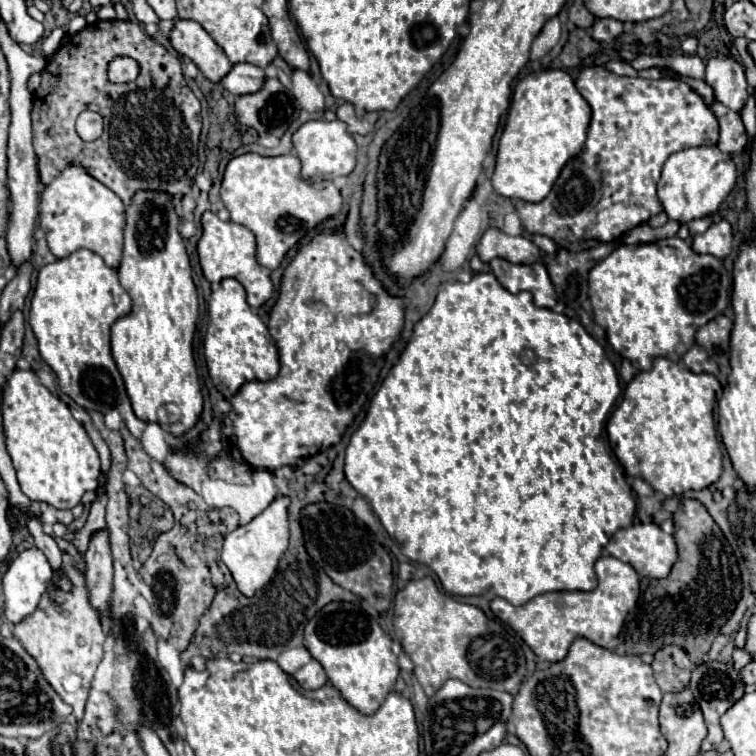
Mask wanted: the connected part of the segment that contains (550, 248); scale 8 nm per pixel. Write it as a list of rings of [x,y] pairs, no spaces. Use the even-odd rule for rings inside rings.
[[[533,235],[531,241],[533,241],[541,251],[545,251],[545,253],[549,253],[549,255],[557,253],[557,245],[555,245],[555,241],[549,239],[549,237],[545,237],[545,235]]]

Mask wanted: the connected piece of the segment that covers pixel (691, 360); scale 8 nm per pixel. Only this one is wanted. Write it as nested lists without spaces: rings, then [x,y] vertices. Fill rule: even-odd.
[[[693,345],[685,355],[683,355],[683,363],[687,369],[691,369],[693,373],[703,373],[703,363],[709,359],[707,351],[699,345]]]

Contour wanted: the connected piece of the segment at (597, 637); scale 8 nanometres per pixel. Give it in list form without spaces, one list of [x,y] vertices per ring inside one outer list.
[[[611,555],[599,557],[595,563],[595,569],[597,569],[599,585],[593,591],[543,593],[519,607],[511,605],[509,601],[501,597],[495,597],[491,601],[491,611],[499,619],[503,619],[507,625],[511,625],[539,659],[545,659],[549,663],[563,661],[563,657],[567,657],[571,643],[577,637],[585,637],[599,647],[607,647],[609,641],[621,633],[627,613],[637,603],[639,575],[635,573],[635,569],[631,569],[631,565]]]

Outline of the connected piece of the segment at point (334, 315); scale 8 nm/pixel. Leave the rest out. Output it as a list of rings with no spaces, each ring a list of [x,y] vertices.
[[[319,233],[317,237],[313,237],[307,245],[303,245],[295,259],[287,265],[285,273],[283,273],[283,283],[281,283],[281,295],[275,303],[275,307],[271,309],[271,317],[269,317],[269,333],[271,337],[277,341],[277,347],[281,351],[281,369],[279,369],[279,375],[271,381],[249,381],[245,383],[231,399],[231,407],[235,411],[235,449],[239,451],[239,455],[243,457],[243,461],[247,461],[251,467],[255,469],[265,469],[265,471],[277,471],[283,467],[283,455],[289,457],[289,459],[303,459],[303,457],[311,457],[315,453],[321,451],[323,447],[323,441],[325,441],[325,435],[327,431],[331,431],[331,445],[339,443],[341,441],[341,435],[345,433],[345,429],[353,423],[353,419],[359,415],[359,411],[363,409],[365,401],[369,399],[371,391],[373,391],[373,379],[379,377],[379,363],[383,361],[385,353],[387,353],[387,347],[391,347],[391,343],[397,339],[399,331],[403,327],[403,305],[401,305],[401,299],[397,297],[391,297],[387,295],[387,291],[379,285],[379,281],[373,277],[369,265],[365,265],[363,261],[363,255],[355,249],[349,247],[349,243],[345,241],[345,235],[343,233],[337,233],[337,235],[331,235],[331,233]]]

